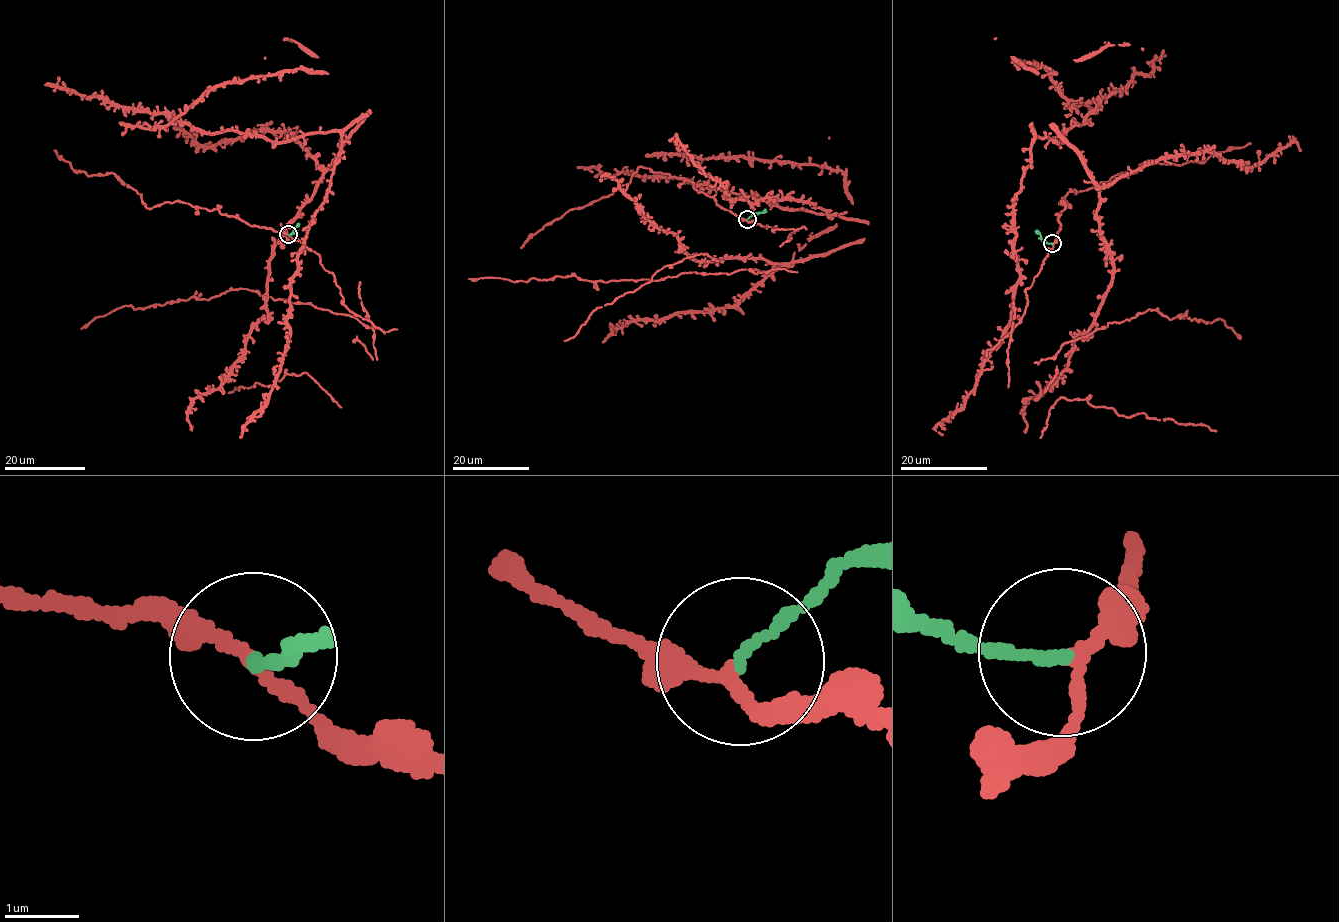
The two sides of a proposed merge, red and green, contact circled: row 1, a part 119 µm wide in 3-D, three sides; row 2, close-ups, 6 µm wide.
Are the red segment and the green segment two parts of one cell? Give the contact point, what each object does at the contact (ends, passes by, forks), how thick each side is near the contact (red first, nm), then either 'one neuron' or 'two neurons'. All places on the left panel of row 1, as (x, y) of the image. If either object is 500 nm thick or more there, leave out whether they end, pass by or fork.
(288, 234) | red passes by | green ends | 150/140 nm | two neurons

